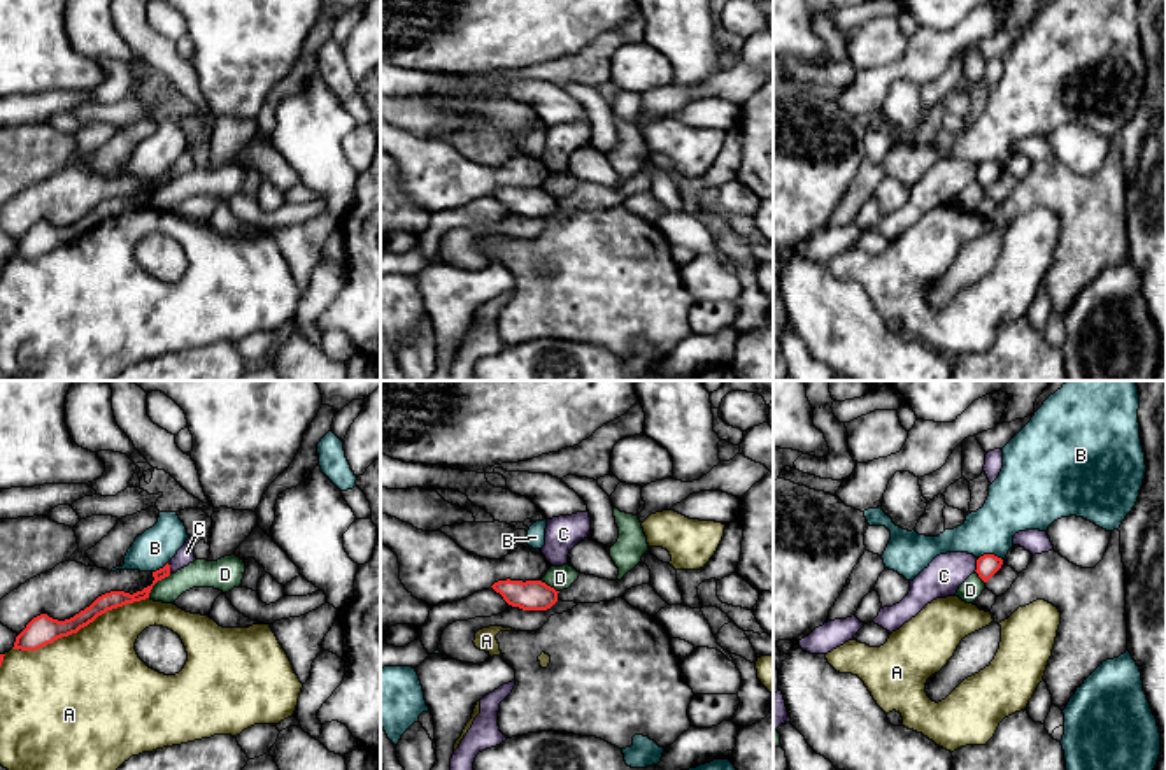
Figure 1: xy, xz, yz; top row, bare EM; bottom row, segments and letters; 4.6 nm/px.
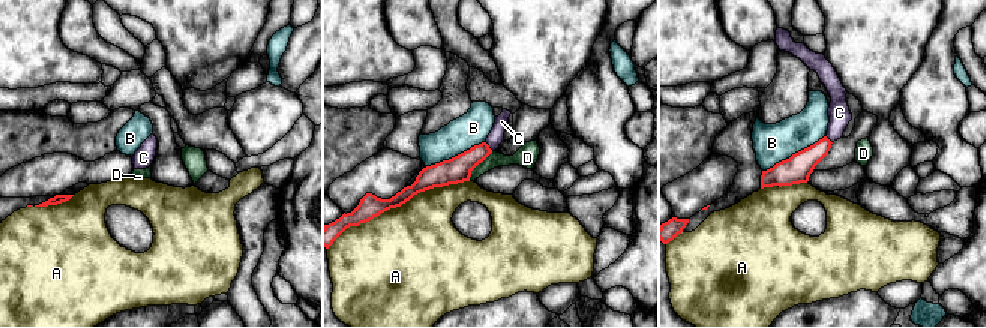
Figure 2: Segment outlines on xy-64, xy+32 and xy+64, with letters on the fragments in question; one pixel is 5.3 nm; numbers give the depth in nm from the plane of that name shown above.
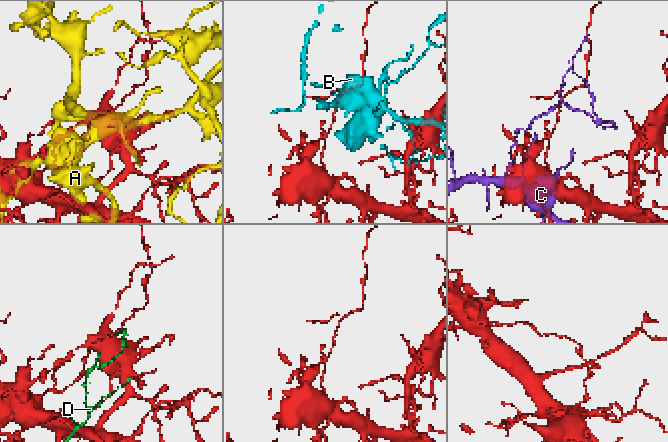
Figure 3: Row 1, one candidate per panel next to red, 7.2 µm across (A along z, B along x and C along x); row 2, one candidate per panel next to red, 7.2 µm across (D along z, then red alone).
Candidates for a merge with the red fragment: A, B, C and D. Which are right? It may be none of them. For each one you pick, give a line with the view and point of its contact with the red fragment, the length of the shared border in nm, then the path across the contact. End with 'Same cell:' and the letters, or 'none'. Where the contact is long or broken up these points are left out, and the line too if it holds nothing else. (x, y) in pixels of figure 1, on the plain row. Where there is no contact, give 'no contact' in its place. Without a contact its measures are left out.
Same cell: none

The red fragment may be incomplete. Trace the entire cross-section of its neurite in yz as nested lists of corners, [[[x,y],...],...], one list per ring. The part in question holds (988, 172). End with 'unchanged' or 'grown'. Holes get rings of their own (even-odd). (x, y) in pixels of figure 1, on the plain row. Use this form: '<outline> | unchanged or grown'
[[[984,161],[977,167],[977,181],[987,189],[1003,172],[1003,167],[994,161]]] | unchanged

